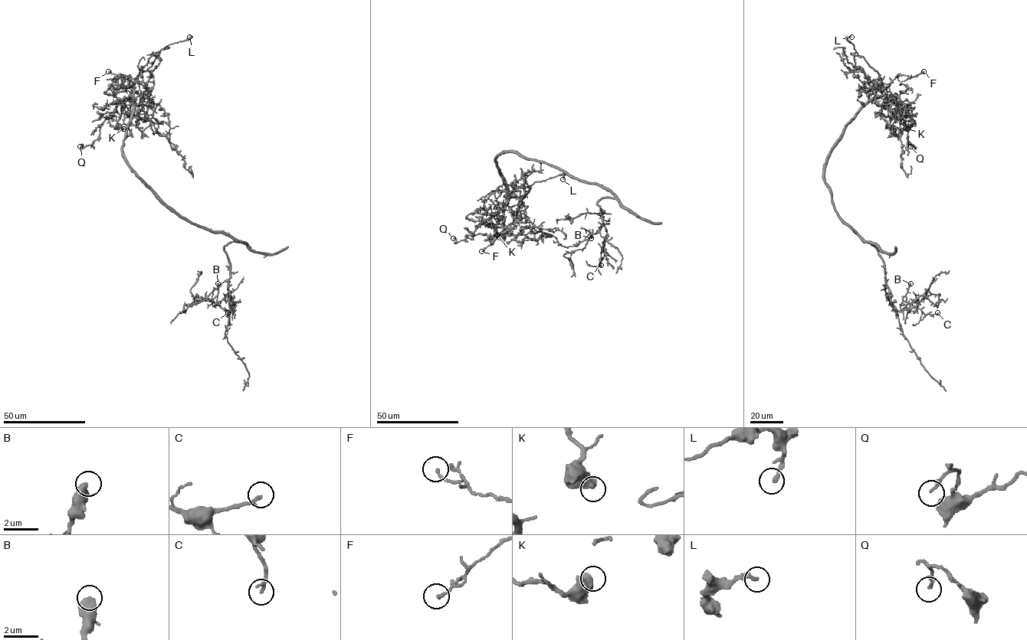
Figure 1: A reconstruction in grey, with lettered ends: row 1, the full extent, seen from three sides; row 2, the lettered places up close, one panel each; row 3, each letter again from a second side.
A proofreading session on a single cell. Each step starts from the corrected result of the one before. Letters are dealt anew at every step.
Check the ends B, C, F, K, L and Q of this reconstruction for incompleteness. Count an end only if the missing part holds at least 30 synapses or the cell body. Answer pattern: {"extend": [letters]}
{"extend": []}

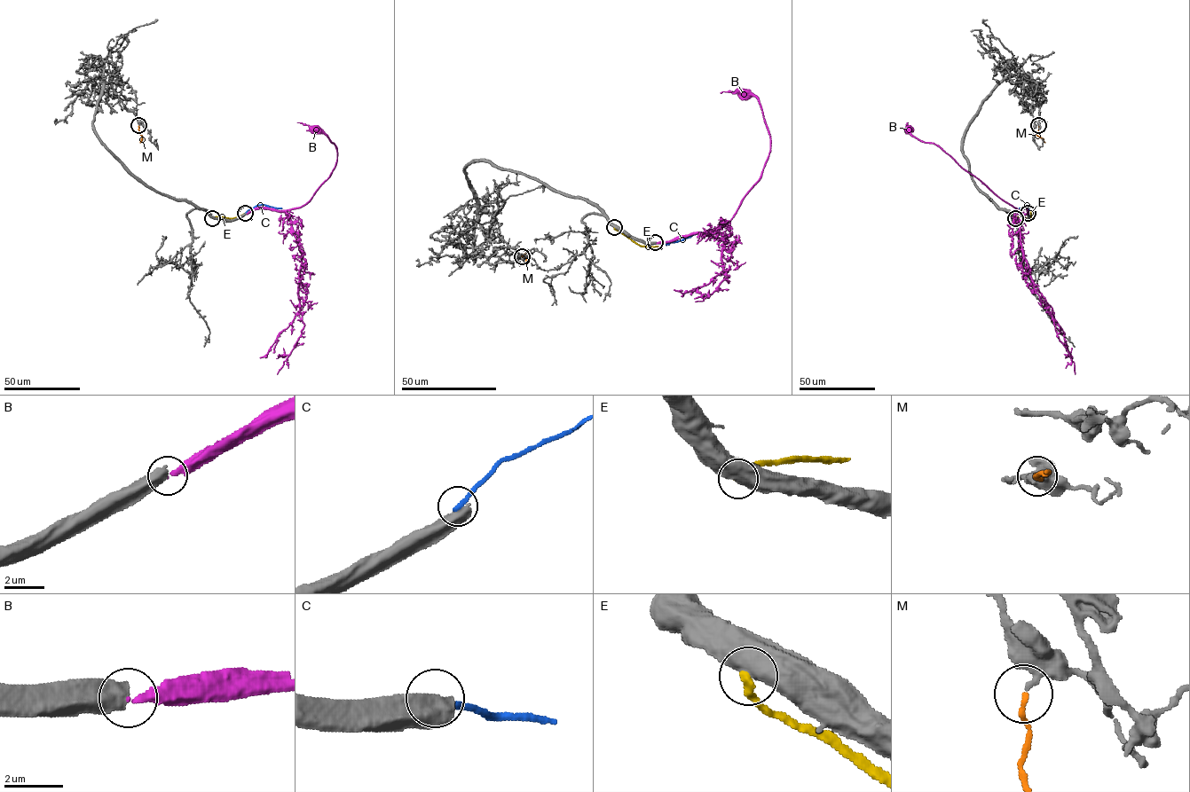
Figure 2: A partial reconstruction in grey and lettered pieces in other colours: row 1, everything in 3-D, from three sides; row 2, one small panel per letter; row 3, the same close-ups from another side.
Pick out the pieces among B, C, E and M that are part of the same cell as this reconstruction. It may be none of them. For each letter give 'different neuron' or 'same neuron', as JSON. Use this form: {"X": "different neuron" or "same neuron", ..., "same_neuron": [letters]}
{"B": "different neuron", "C": "different neuron", "E": "different neuron", "M": "same neuron", "same_neuron": ["M"]}

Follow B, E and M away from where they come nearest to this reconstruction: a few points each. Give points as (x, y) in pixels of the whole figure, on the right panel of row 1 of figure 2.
B: (1028, 214), (1026, 208), (1020, 211), (1024, 257), (1032, 282), (1046, 303), (1057, 336), (1074, 363), (1075, 374)
E: (1015, 217), (1029, 218), (1030, 212)
M: (1038, 125), (1036, 135), (1044, 142)

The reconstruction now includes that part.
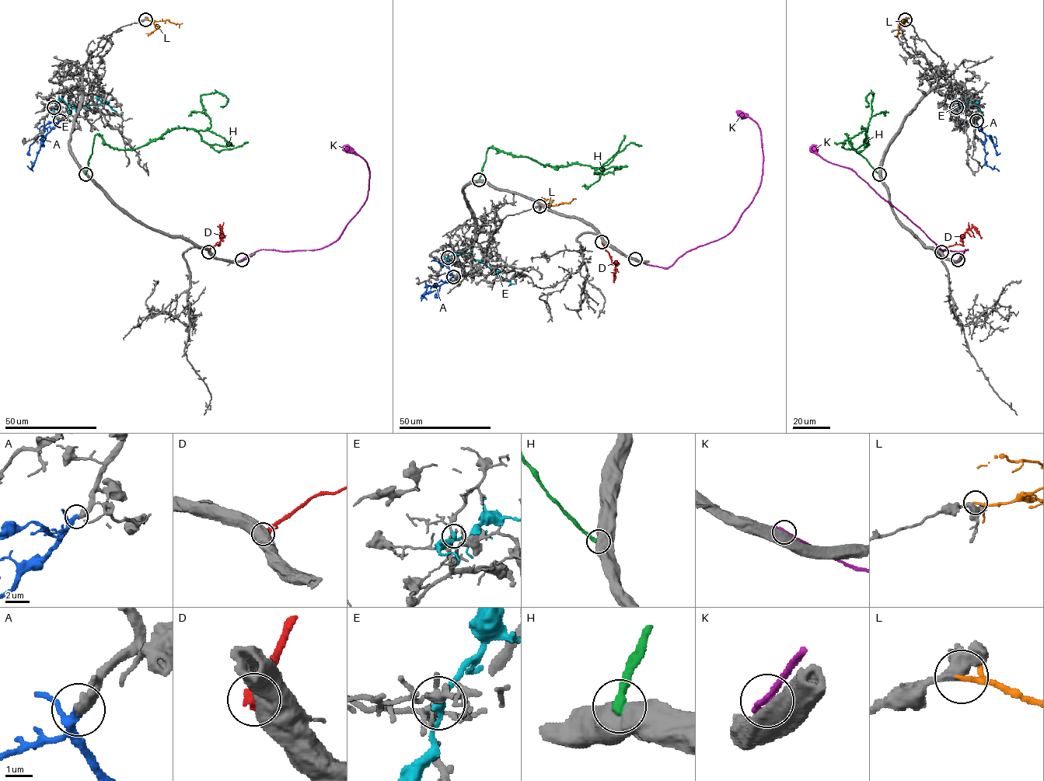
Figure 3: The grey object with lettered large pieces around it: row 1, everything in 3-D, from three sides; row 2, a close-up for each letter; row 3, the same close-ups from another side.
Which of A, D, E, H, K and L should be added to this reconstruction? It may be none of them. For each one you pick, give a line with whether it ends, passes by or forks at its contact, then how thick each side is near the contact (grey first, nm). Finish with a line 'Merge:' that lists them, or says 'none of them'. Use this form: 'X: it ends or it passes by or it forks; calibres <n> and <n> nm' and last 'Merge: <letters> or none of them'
A: it passes by; calibres 440 and 300 nm
Merge: A

